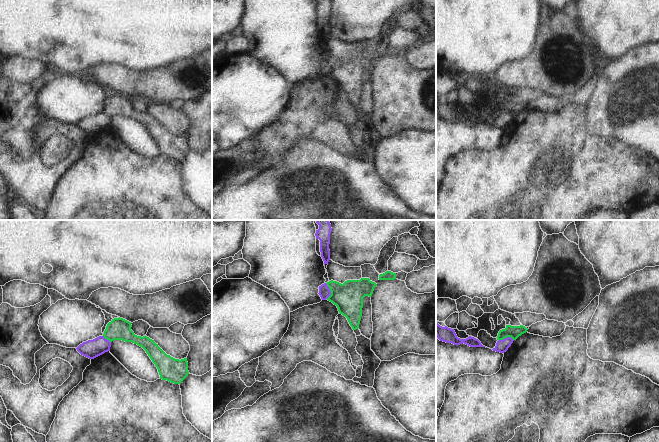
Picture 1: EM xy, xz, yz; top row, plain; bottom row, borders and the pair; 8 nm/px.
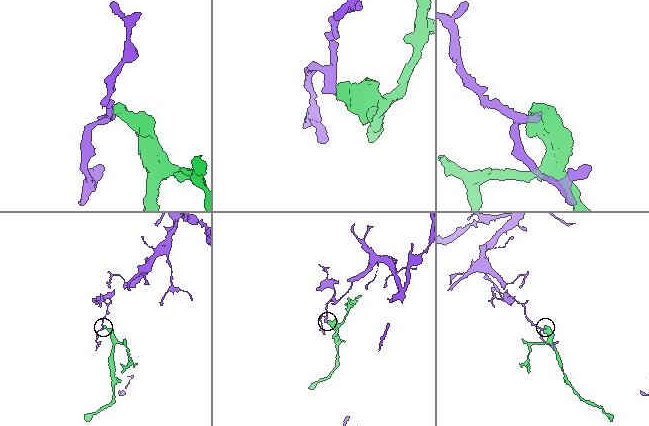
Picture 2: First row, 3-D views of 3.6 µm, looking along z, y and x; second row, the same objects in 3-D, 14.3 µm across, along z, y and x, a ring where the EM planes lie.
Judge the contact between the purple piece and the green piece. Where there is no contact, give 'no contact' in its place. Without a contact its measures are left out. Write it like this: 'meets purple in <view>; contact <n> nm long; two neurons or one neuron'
meets purple in xz; contact 130 nm long; two neurons

